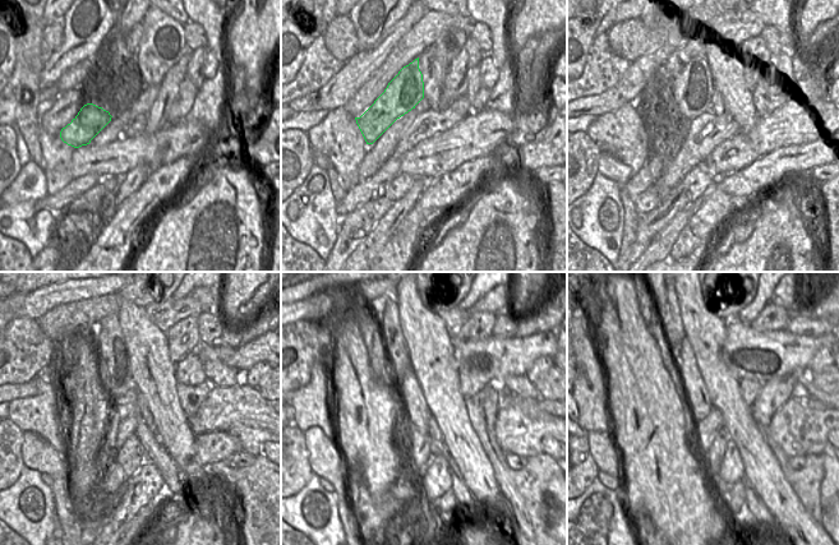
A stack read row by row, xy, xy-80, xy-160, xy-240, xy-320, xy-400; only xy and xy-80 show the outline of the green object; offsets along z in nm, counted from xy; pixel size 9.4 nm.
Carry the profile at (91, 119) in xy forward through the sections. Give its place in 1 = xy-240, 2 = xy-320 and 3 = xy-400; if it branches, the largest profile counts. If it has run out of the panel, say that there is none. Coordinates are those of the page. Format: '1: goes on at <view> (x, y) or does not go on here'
1: goes on at xy-240 (115, 374)
2: goes on at xy-320 (396, 349)
3: goes on at xy-400 (674, 331)

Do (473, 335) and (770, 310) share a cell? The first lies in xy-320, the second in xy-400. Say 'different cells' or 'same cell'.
same cell

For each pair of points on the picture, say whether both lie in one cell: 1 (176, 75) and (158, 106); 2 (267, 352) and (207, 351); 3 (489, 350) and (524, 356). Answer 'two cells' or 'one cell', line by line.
1: one cell
2: one cell
3: one cell

